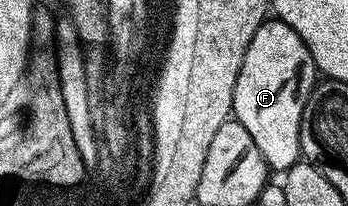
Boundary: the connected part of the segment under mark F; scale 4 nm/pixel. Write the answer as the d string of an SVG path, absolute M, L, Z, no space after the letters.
M267 20L255 36L251 36L251 44L235 80L231 114L235 121L247 128L270 171L290 170L302 157L301 117L311 89L309 73L314 70L303 40L285 22Z

